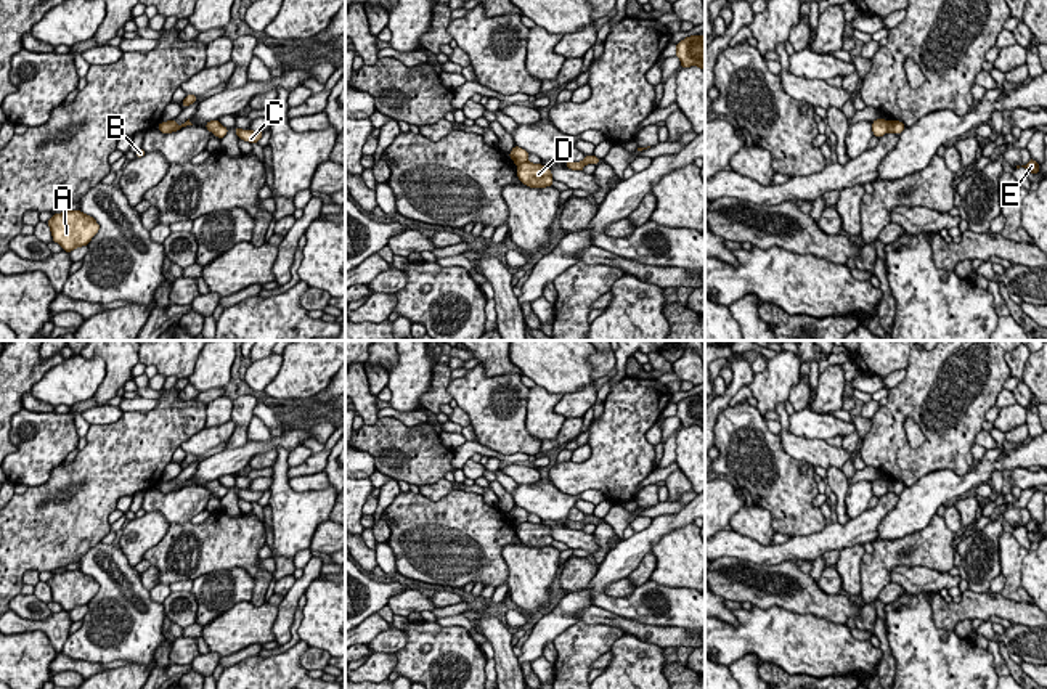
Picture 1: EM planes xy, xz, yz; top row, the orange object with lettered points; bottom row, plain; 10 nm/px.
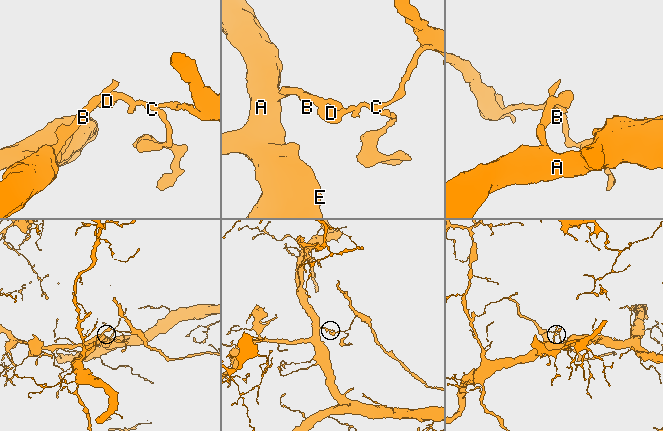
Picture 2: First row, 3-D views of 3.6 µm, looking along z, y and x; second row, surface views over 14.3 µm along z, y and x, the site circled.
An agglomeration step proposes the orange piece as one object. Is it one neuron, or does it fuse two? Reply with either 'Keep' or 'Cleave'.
Cleave

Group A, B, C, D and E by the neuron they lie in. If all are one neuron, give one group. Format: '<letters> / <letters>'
A B E / C D

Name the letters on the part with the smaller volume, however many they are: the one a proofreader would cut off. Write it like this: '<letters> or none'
C, D

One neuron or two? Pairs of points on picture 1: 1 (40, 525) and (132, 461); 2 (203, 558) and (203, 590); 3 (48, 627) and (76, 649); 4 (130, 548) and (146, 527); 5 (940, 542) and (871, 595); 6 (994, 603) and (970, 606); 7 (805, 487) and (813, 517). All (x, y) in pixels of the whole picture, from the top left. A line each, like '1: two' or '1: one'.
1: one
2: two
3: two
4: one
5: one
6: one
7: one

